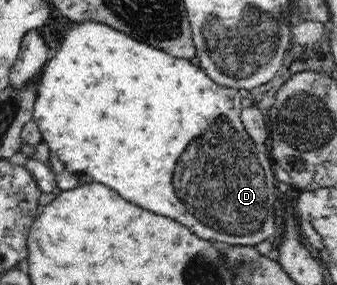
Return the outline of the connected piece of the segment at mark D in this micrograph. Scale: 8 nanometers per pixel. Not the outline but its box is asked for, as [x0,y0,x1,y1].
[32,21,278,247]

